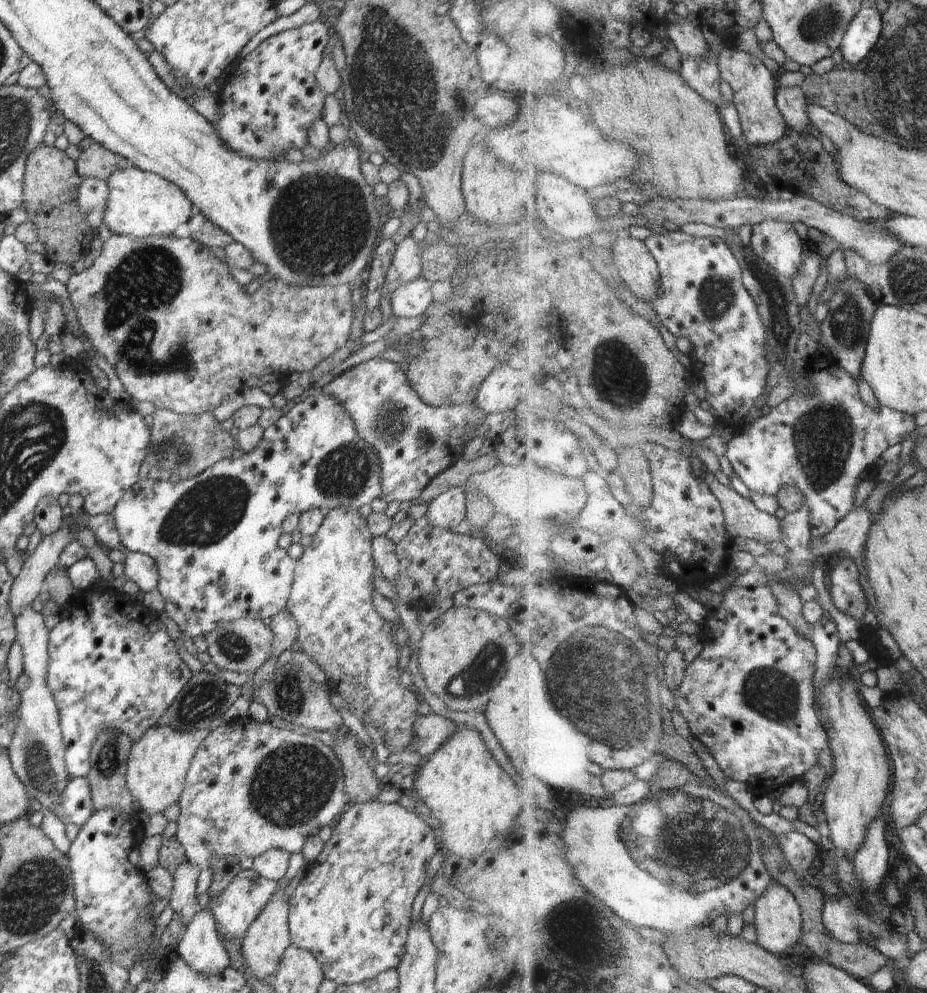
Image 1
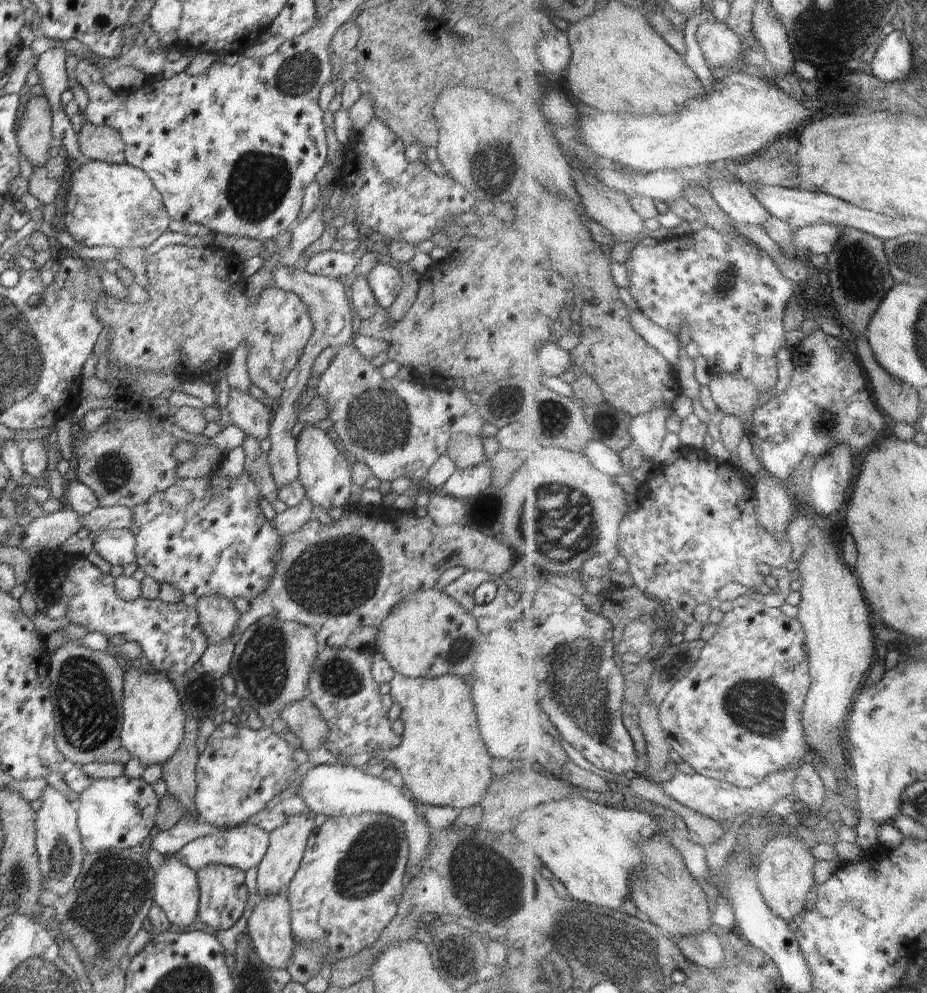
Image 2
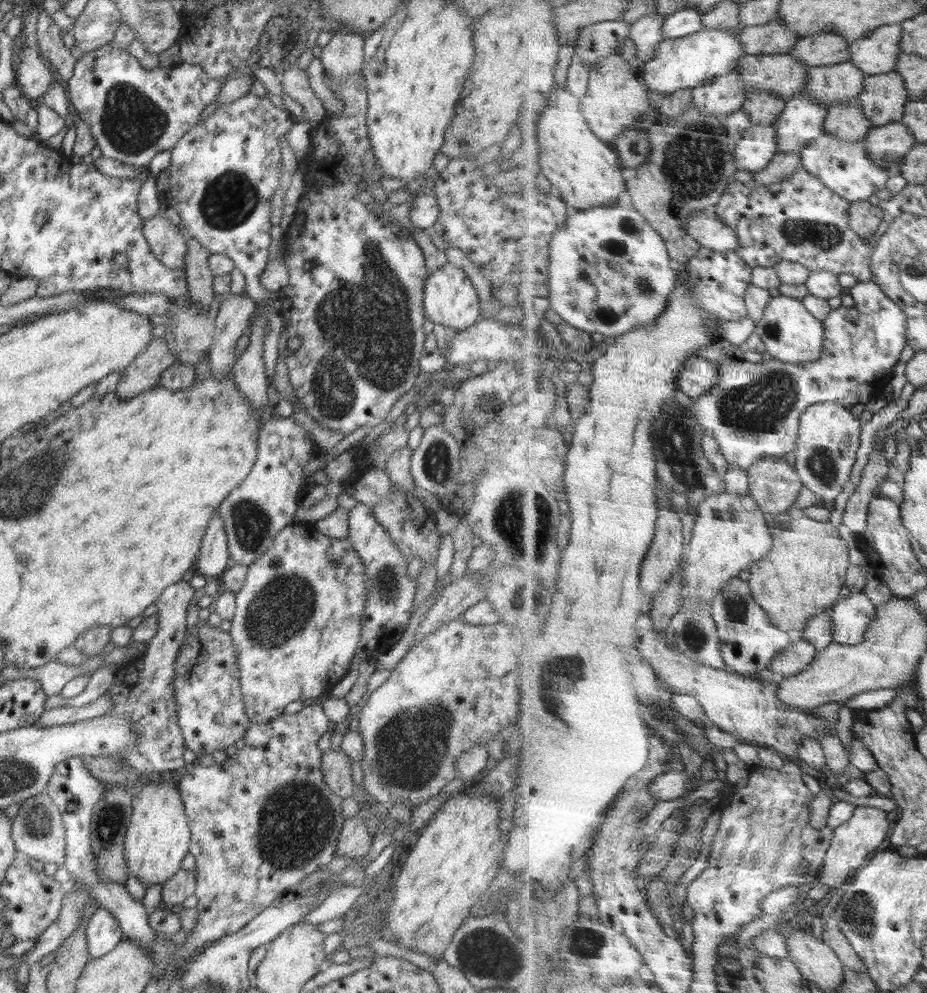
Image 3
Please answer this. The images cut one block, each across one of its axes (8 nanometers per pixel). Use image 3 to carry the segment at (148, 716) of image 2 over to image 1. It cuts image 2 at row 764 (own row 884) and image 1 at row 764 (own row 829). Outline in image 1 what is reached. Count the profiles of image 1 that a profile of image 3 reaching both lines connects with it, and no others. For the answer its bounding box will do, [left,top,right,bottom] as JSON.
[126,724,210,819]

